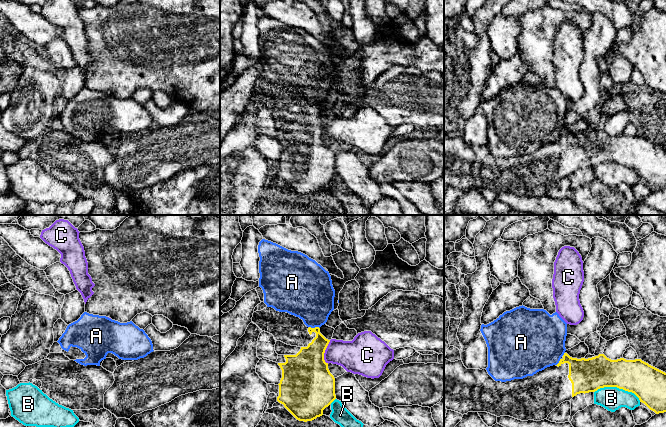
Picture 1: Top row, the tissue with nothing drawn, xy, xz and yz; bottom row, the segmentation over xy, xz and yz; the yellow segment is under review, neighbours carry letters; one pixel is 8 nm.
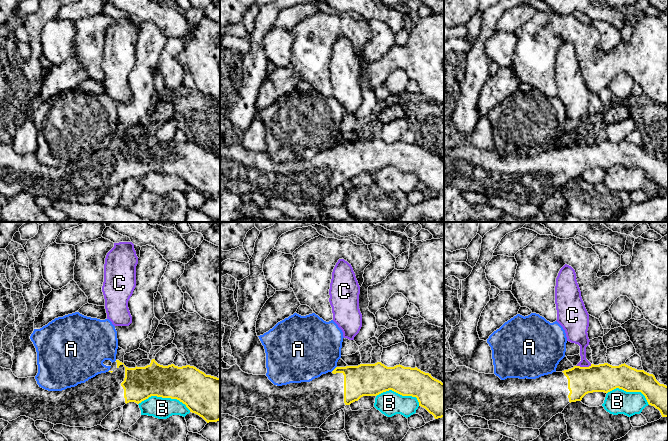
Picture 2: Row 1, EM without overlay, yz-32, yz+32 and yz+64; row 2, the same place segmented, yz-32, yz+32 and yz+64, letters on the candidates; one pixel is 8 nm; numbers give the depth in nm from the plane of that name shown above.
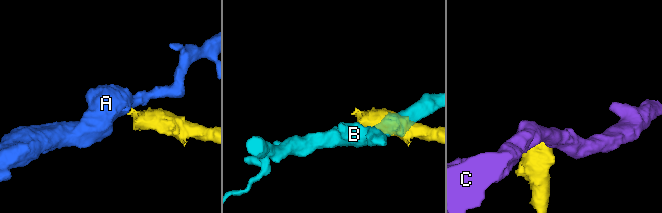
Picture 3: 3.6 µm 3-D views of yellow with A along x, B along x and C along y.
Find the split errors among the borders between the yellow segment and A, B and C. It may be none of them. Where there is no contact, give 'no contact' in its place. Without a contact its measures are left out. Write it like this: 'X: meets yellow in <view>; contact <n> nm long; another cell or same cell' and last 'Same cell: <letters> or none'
A: meets yellow in xz; contact 90 nm long; another cell
B: meets yellow in yz; contact 380 nm long; another cell
C: meets yellow in xz; contact 190 nm long; another cell
Same cell: none

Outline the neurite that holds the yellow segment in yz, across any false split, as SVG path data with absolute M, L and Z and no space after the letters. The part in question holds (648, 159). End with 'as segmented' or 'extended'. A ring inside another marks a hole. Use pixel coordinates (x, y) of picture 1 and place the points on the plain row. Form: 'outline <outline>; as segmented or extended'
outline M564 129L557 141L547 143L533 152L501 158L495 157L486 145L467 145L462 136L451 138L444 134L444 183L462 191L487 188L521 197L541 197L547 195L561 179L571 177L577 170L595 168L604 163L632 168L656 190L666 188L666 149L641 135L611 136L604 130L577 135Z; extended

